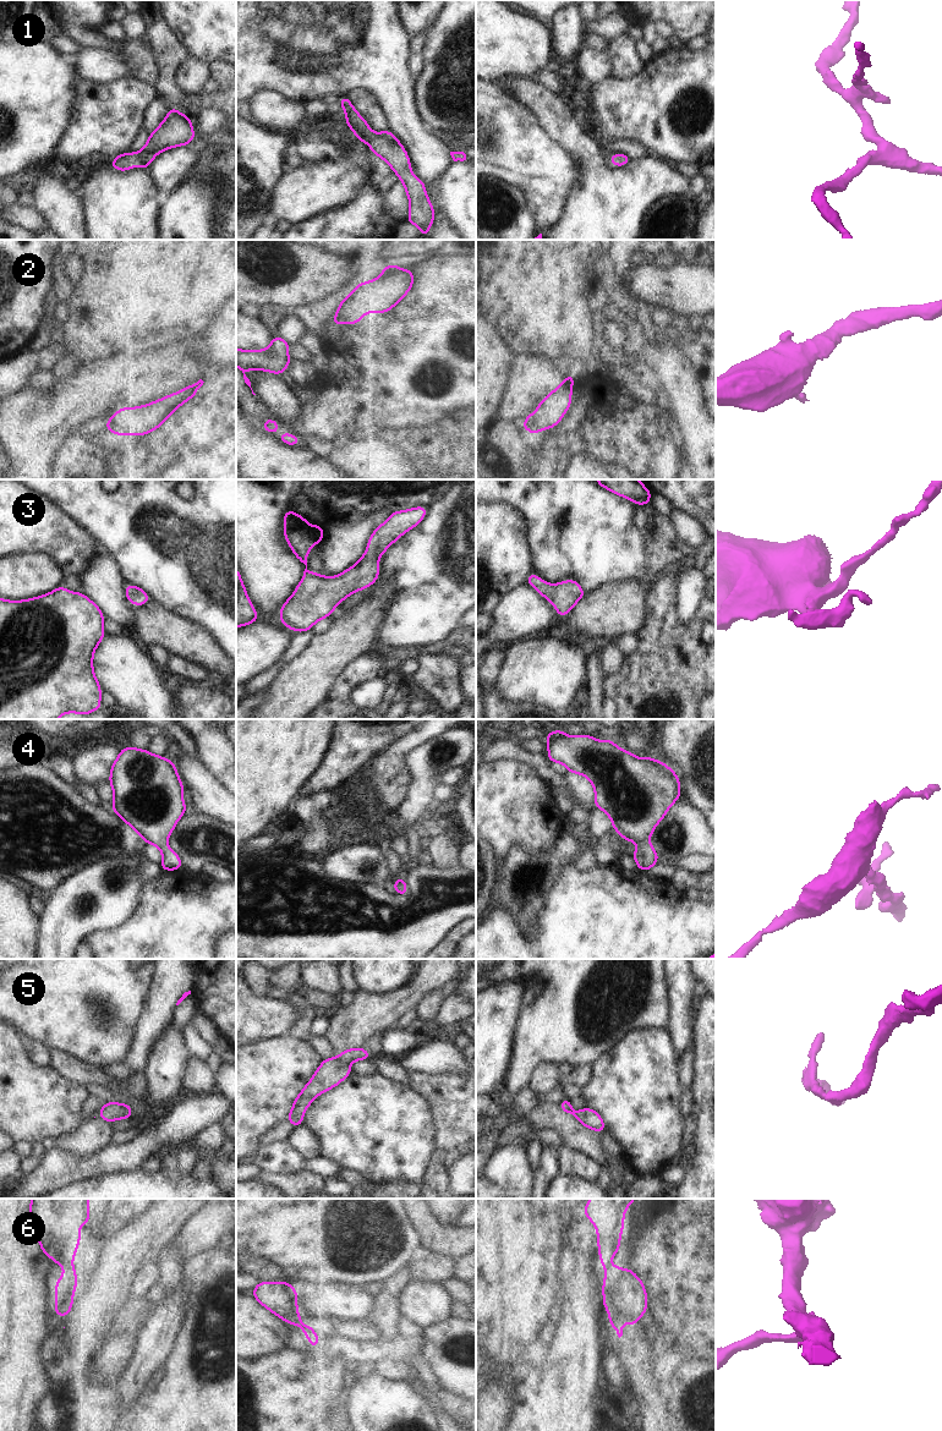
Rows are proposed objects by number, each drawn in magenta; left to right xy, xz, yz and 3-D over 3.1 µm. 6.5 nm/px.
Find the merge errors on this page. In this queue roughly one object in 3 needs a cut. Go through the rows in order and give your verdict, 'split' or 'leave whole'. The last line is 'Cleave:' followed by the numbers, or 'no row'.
1: leave whole
2: leave whole
3: leave whole
4: leave whole
5: leave whole
6: split
Cleave: 6

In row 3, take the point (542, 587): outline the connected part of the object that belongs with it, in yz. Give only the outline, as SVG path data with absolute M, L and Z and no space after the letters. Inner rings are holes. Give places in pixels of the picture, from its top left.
M533 571L527 576L526 583L532 586L548 602L553 603L558 616L565 616L586 594L576 580L566 580L555 585L549 585Z

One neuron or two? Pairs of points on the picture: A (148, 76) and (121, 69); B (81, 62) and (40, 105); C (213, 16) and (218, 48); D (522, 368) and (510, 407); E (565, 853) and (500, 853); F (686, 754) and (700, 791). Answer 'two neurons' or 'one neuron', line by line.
A: two neurons
B: two neurons
C: one neuron
D: one neuron
E: two neurons
F: one neuron

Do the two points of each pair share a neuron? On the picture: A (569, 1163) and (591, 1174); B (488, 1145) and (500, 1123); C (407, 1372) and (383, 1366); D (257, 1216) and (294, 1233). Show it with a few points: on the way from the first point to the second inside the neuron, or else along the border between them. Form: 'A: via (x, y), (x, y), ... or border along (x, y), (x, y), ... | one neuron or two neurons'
A: via (574, 1163), (586, 1169) | one neuron
B: via (489, 1140), (498, 1128) | one neuron
C: via (401, 1370), (389, 1368) | one neuron
D: via (266, 1216), (277, 1216), (285, 1224) | one neuron

